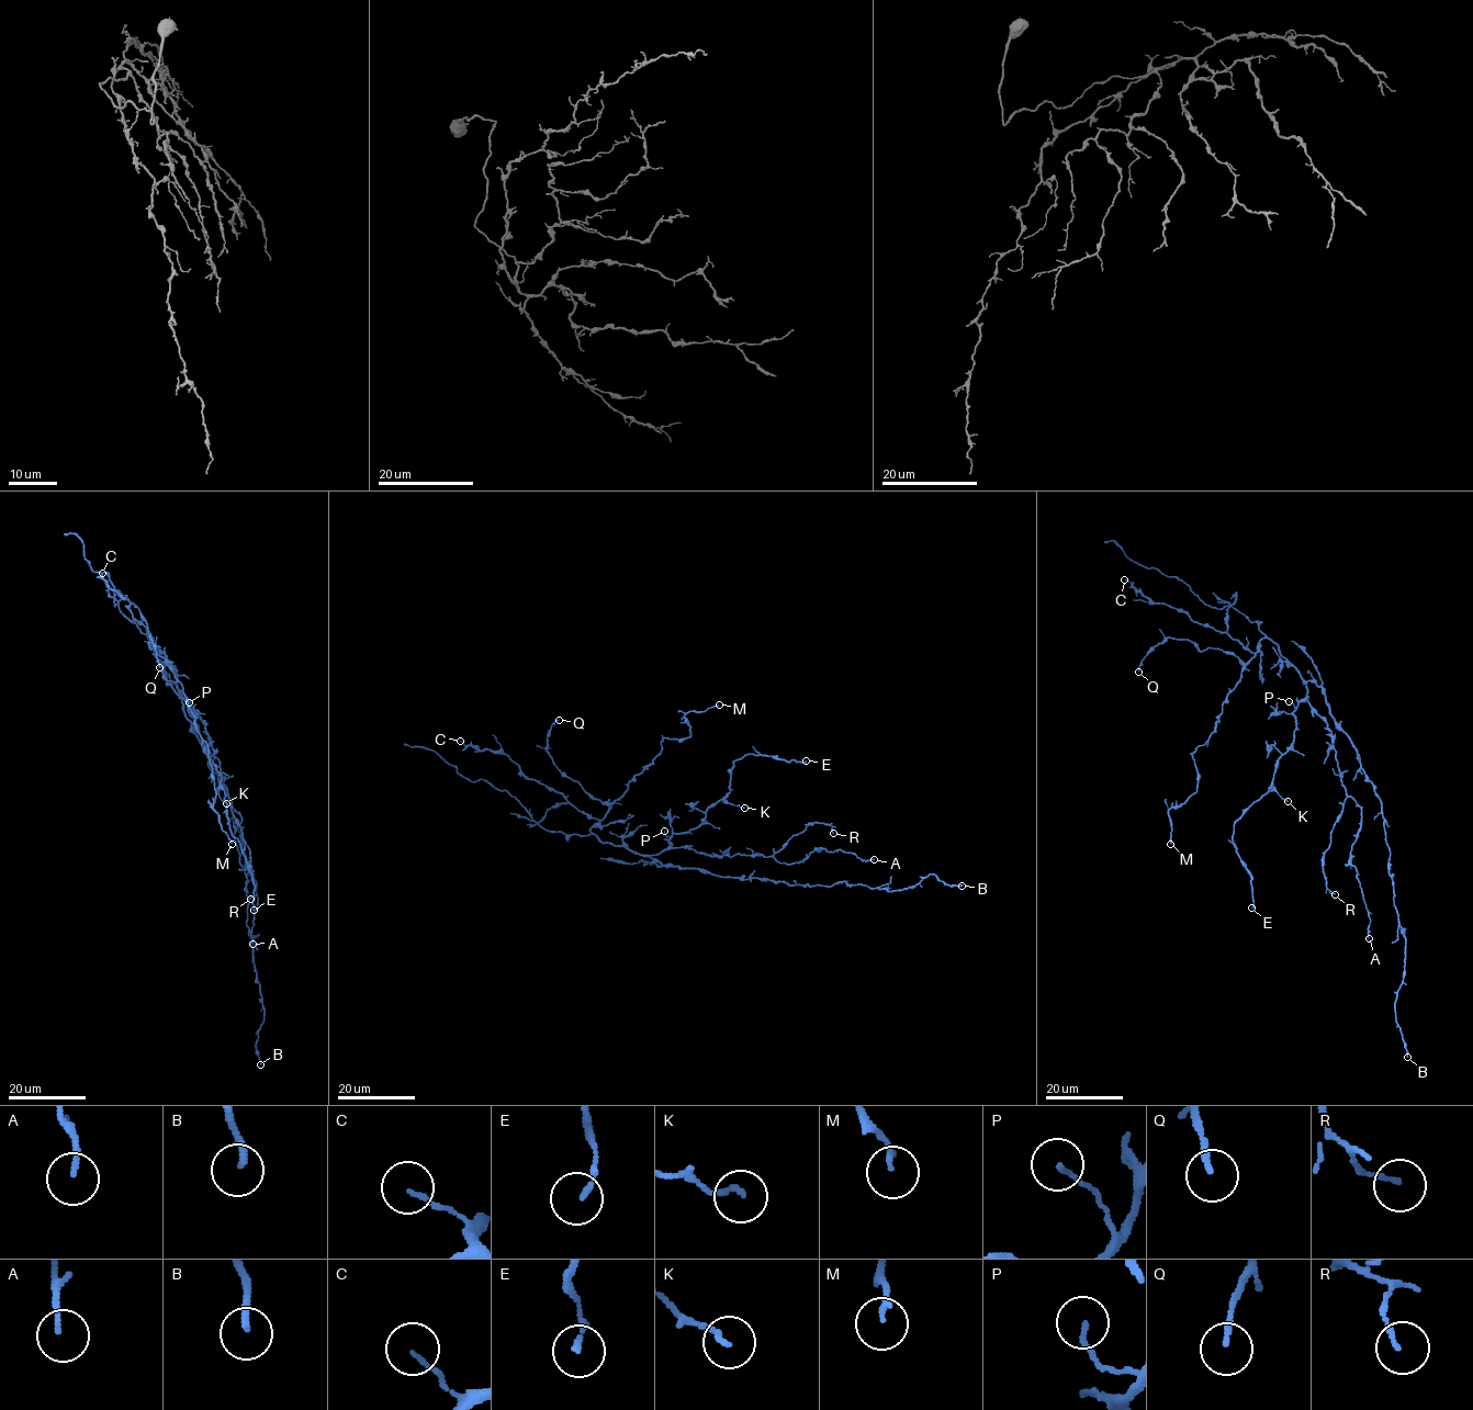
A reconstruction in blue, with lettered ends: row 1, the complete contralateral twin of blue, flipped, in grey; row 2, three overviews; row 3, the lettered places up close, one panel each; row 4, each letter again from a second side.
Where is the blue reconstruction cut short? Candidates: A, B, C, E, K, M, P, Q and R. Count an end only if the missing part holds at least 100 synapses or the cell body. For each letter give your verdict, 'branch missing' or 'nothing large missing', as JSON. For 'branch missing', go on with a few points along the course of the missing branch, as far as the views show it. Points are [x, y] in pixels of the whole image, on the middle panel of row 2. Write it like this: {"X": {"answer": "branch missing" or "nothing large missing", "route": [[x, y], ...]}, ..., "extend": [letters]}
{"A": {"answer": "nothing large missing"}, "B": {"answer": "nothing large missing"}, "C": {"answer": "nothing large missing"}, "E": {"answer": "nothing large missing"}, "K": {"answer": "nothing large missing"}, "M": {"answer": "nothing large missing"}, "P": {"answer": "nothing large missing"}, "Q": {"answer": "nothing large missing"}, "R": {"answer": "nothing large missing"}, "extend": []}

